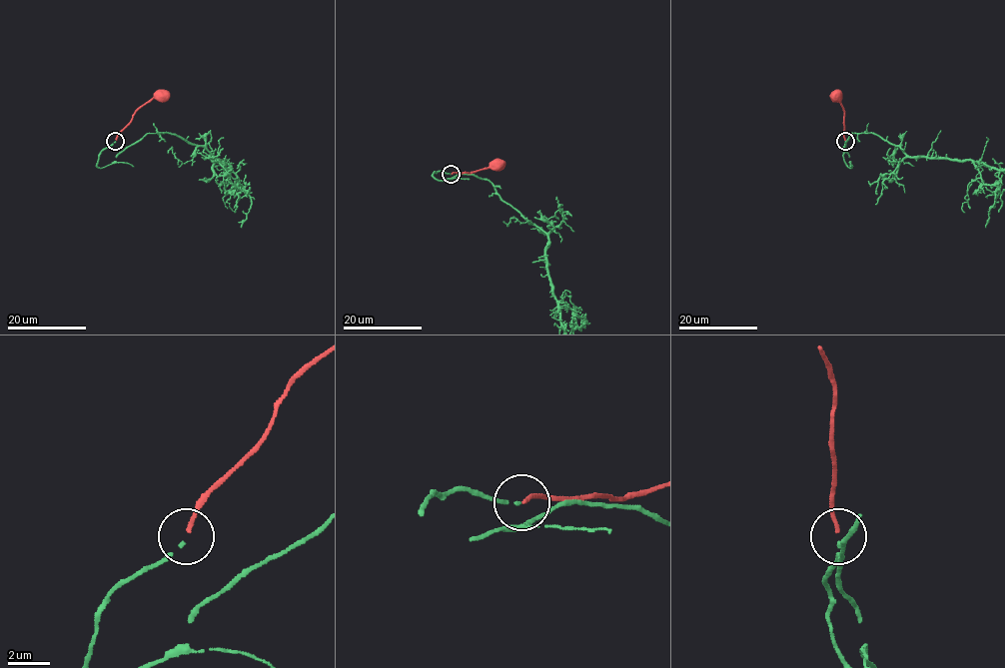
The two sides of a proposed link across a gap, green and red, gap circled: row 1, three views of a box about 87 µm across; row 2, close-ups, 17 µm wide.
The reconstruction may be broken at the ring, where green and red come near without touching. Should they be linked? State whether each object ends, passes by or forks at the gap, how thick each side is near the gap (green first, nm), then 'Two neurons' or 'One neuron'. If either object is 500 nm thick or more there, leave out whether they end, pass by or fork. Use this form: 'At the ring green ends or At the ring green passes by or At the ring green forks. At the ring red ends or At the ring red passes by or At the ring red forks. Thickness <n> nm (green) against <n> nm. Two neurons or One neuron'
At the ring green ends. At the ring red ends. Thickness 130 nm (green) against 170 nm. One neuron

